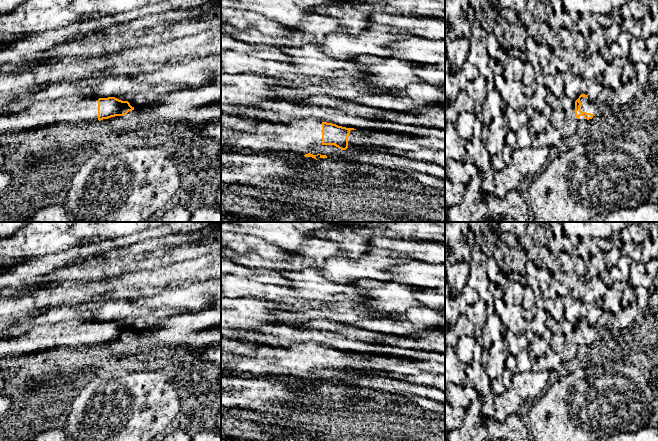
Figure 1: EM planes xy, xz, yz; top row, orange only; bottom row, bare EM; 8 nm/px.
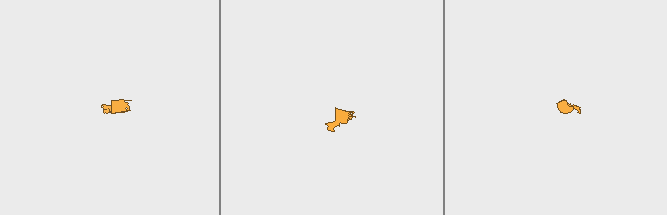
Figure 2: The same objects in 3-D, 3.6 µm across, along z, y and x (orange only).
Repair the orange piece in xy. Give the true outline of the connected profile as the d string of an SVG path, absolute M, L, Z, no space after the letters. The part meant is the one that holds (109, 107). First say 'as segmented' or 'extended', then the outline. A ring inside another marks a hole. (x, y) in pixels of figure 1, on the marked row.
extended; M74 94L56 100L36 101L22 111L0 113L0 134L61 123L79 124L124 116L134 110L128 101L115 97Z

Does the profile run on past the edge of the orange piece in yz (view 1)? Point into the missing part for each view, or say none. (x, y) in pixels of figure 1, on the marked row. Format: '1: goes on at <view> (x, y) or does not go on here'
1: does not go on here

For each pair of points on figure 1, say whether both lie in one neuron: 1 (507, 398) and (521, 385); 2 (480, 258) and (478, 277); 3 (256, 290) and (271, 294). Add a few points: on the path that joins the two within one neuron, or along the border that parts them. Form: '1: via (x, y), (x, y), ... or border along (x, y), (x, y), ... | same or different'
1: border along (511, 387), (524, 400) | different
2: via (478, 263), (478, 272) | same
3: via (260, 291), (267, 292) | same

